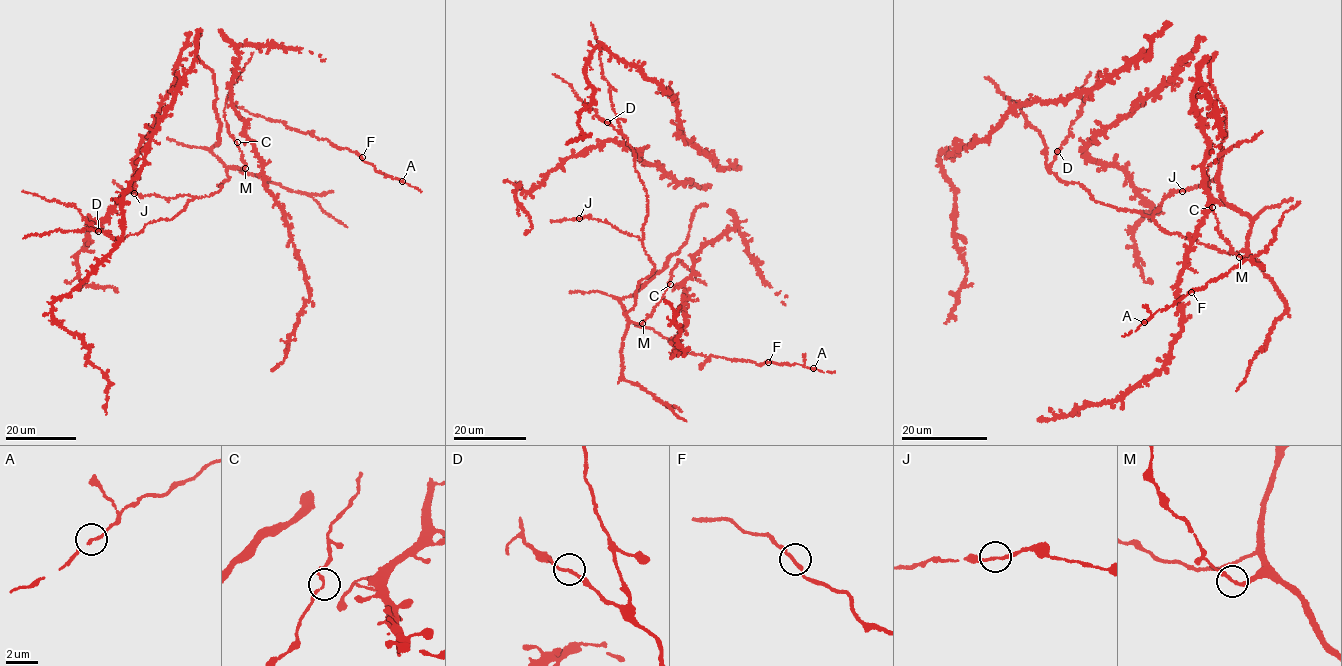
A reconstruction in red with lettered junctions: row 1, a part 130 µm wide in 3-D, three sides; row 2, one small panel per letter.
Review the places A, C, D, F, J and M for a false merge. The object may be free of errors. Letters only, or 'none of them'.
none of them

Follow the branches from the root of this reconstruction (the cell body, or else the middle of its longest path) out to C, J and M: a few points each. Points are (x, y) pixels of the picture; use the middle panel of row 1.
C: (735, 220), (736, 226), (710, 242), (692, 258), (690, 275), (677, 284), (671, 280), (669, 284)
J: (735, 220), (692, 258), (690, 275), (668, 282), (640, 323), (625, 316), (654, 268), (640, 241), (579, 218)
M: (735, 220), (736, 226), (692, 258), (690, 275), (677, 284), (668, 282), (663, 298), (642, 323)

